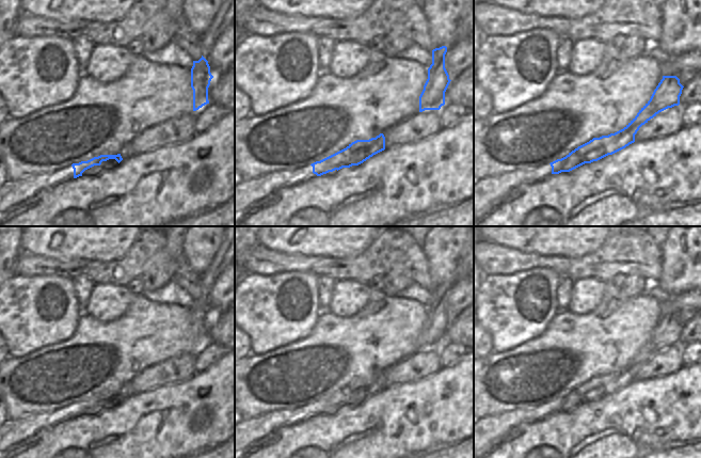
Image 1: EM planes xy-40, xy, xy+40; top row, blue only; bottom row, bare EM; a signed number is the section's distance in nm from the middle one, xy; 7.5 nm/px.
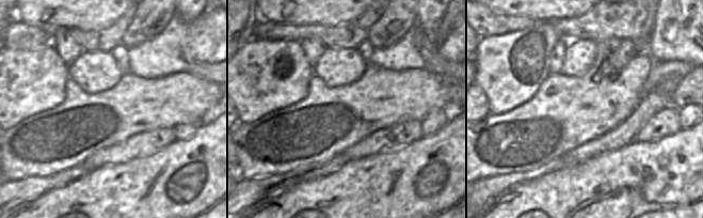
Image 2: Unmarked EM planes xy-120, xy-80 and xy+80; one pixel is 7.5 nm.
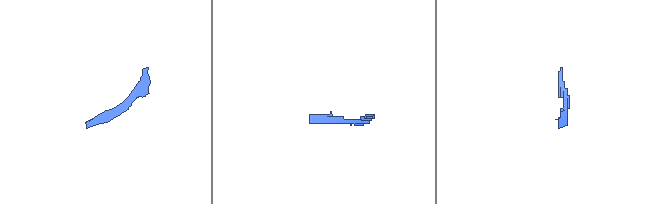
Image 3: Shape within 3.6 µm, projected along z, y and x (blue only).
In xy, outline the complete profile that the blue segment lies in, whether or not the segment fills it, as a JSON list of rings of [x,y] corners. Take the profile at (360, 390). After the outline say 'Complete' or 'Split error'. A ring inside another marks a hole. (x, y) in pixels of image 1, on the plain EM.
[[[380,373],[369,379],[356,379],[346,388],[297,409],[271,411],[256,417],[235,418],[235,458],[256,441],[282,426],[290,426],[315,415],[331,415],[342,407],[359,405],[385,389],[385,376]]]. Split error

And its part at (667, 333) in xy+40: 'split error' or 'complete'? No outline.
split error

